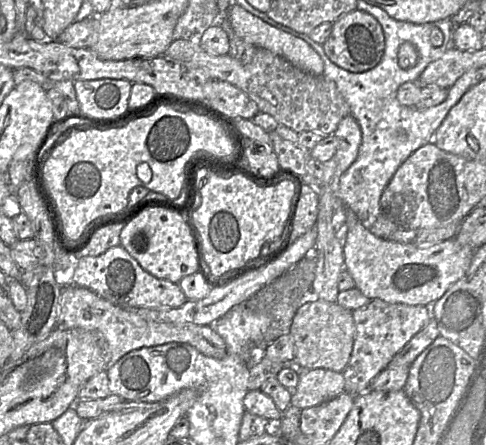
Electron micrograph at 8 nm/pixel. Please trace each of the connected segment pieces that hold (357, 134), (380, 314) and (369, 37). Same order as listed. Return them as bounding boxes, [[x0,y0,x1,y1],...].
[[333,116,362,174],[344,299,432,395],[323,10,385,73]]

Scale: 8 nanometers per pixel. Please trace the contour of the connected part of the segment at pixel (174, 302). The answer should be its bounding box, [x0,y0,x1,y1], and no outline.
[73,245,188,308]

